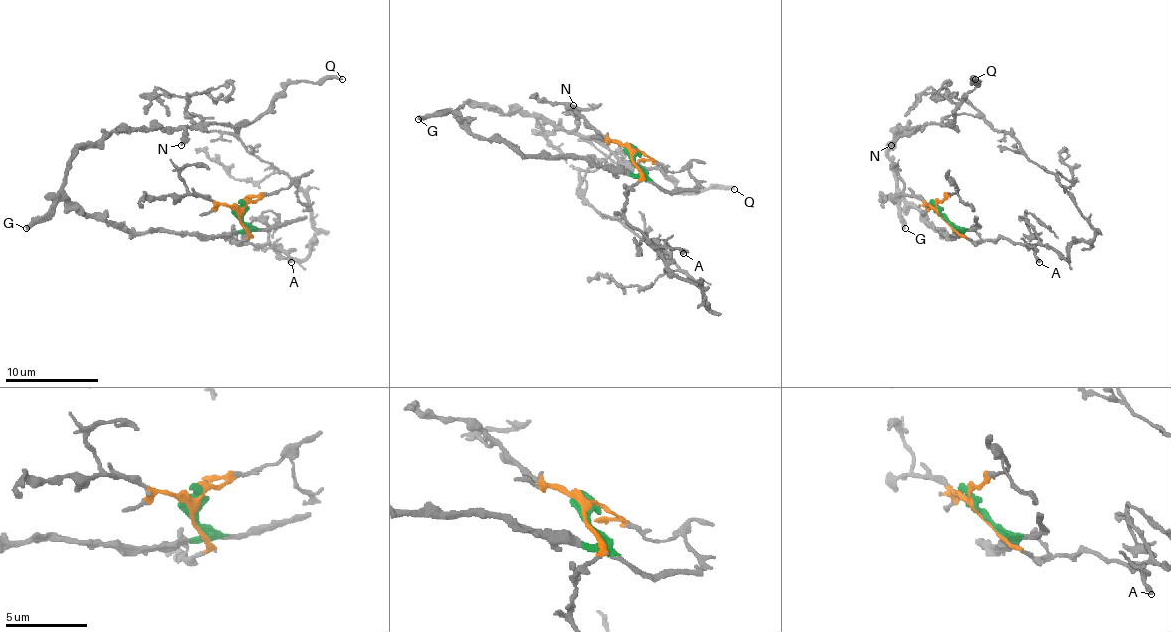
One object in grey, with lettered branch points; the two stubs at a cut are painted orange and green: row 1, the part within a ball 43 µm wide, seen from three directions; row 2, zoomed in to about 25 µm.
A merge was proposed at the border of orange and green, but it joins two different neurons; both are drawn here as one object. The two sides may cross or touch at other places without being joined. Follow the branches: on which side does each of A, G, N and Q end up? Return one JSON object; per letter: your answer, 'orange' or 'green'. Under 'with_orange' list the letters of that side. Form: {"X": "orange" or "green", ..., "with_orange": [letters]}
{"A": "orange", "G": "green", "N": "green", "Q": "green", "with_orange": ["A"]}

